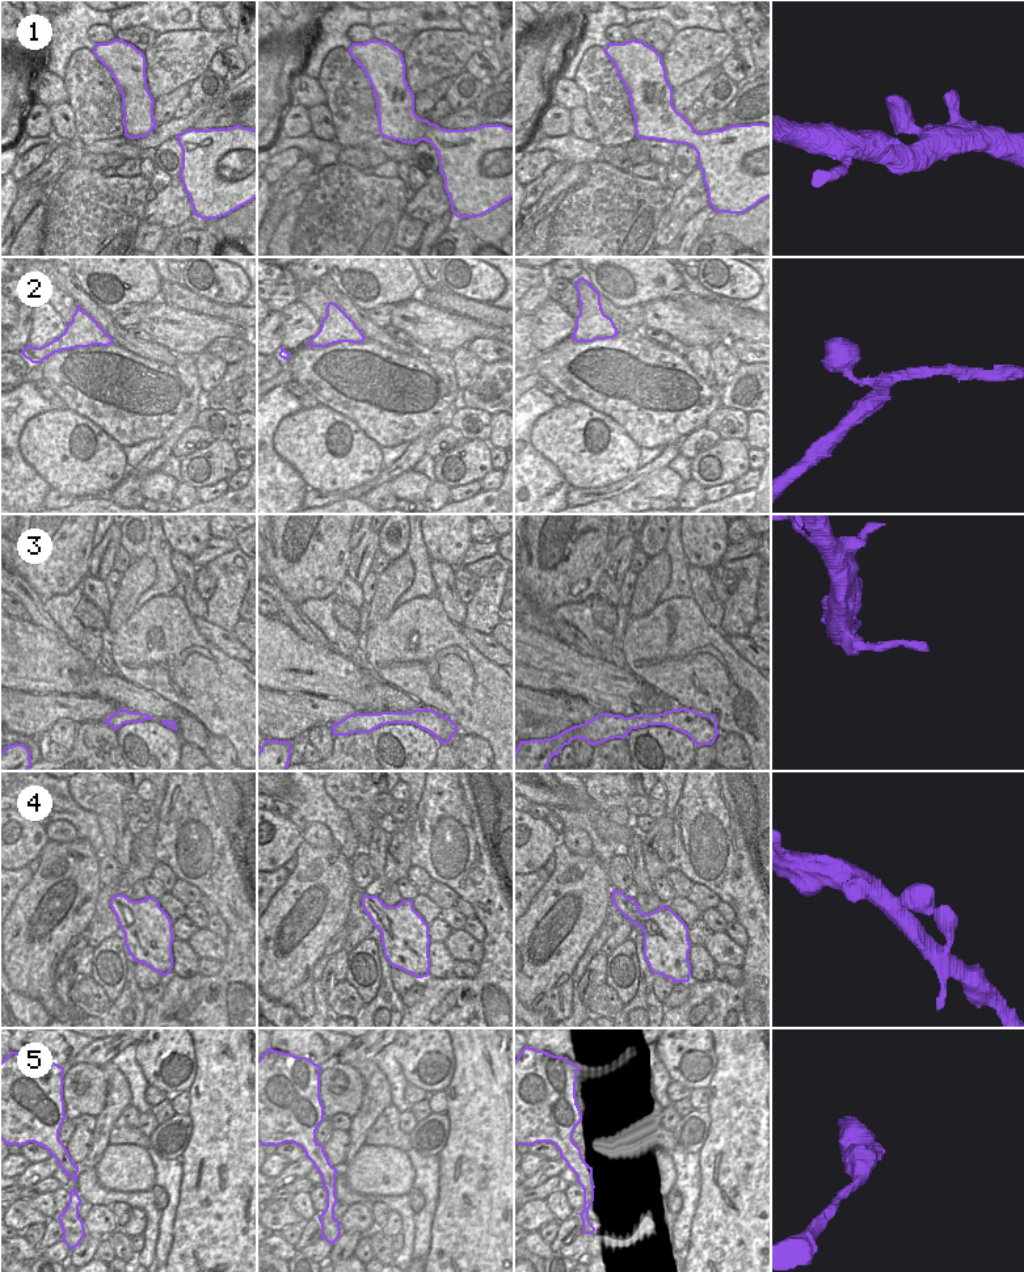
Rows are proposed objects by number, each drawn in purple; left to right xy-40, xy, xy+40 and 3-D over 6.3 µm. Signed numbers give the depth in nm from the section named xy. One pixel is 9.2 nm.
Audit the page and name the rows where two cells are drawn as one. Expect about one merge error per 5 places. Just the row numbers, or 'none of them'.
2

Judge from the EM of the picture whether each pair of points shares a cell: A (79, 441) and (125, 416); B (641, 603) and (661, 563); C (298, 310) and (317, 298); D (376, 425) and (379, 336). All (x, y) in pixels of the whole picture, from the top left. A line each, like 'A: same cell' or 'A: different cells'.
A: different cells
B: same cell
C: different cells
D: different cells

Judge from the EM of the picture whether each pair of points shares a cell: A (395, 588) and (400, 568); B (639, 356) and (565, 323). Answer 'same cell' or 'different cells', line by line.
A: same cell
B: different cells

